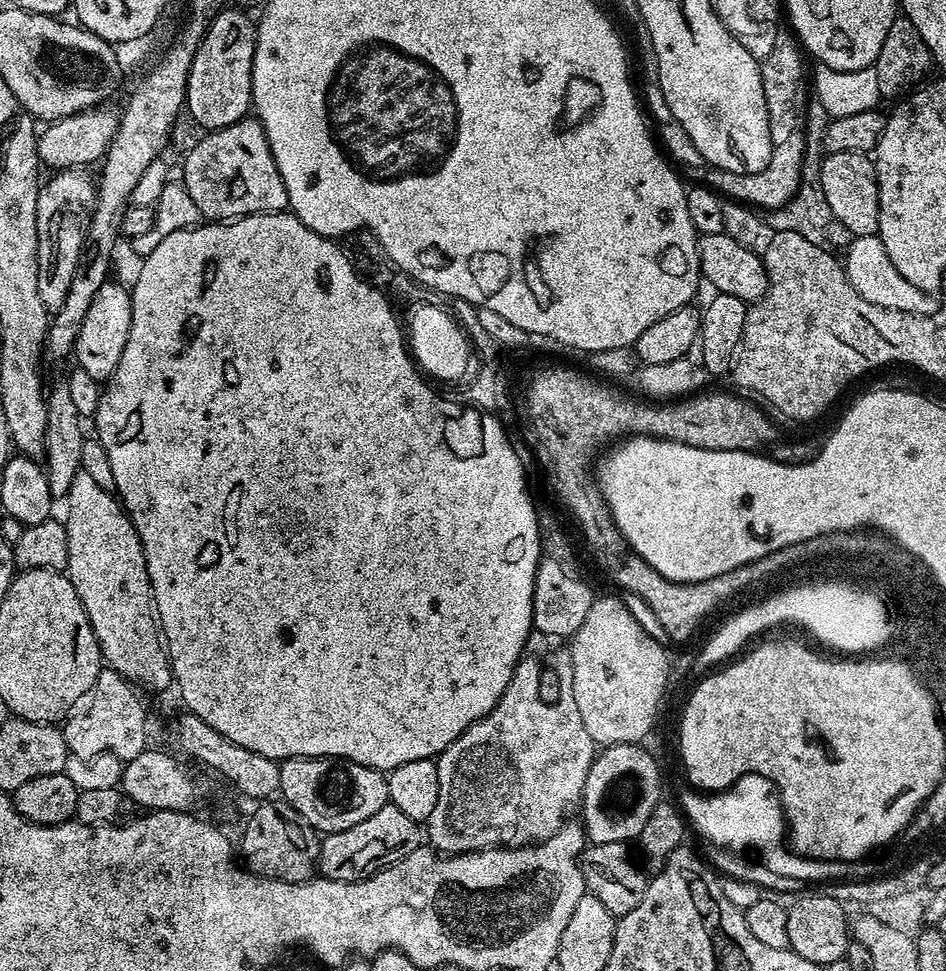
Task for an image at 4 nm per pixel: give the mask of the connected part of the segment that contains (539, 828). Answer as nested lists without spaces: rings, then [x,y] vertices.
[[[514,670],[502,698],[478,722],[474,722],[459,736],[446,751],[435,757],[436,769],[438,770],[438,806],[434,806],[434,814],[426,821],[426,836],[430,839],[431,847],[441,854],[459,854],[462,852],[481,852],[487,848],[526,848],[539,844],[541,840],[548,840],[561,826],[566,823],[568,811],[581,803],[584,794],[586,774],[590,774],[592,761],[598,755],[598,745],[592,741],[585,724],[582,723],[582,714],[576,716],[572,708],[567,708],[563,702],[559,704],[547,704],[543,700],[528,700],[528,672]]]

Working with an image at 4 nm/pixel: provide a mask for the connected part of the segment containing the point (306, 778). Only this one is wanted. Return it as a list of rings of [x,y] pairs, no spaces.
[[[295,756],[279,761],[279,765],[279,795],[320,834],[350,830],[350,826],[366,822],[366,818],[378,814],[378,810],[390,802],[387,775],[358,762],[319,756]]]

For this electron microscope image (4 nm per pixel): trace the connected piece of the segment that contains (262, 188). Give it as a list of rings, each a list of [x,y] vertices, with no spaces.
[[[245,118],[225,128],[217,128],[201,135],[196,145],[187,149],[182,183],[201,217],[208,222],[239,220],[242,216],[256,216],[259,212],[282,212],[288,208],[288,195],[274,156],[270,154],[264,127],[255,118]]]

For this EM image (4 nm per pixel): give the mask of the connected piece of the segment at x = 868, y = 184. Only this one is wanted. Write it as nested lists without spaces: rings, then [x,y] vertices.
[[[829,152],[821,162],[820,182],[827,205],[842,222],[849,237],[874,236],[878,233],[878,178],[876,161],[863,152]]]

